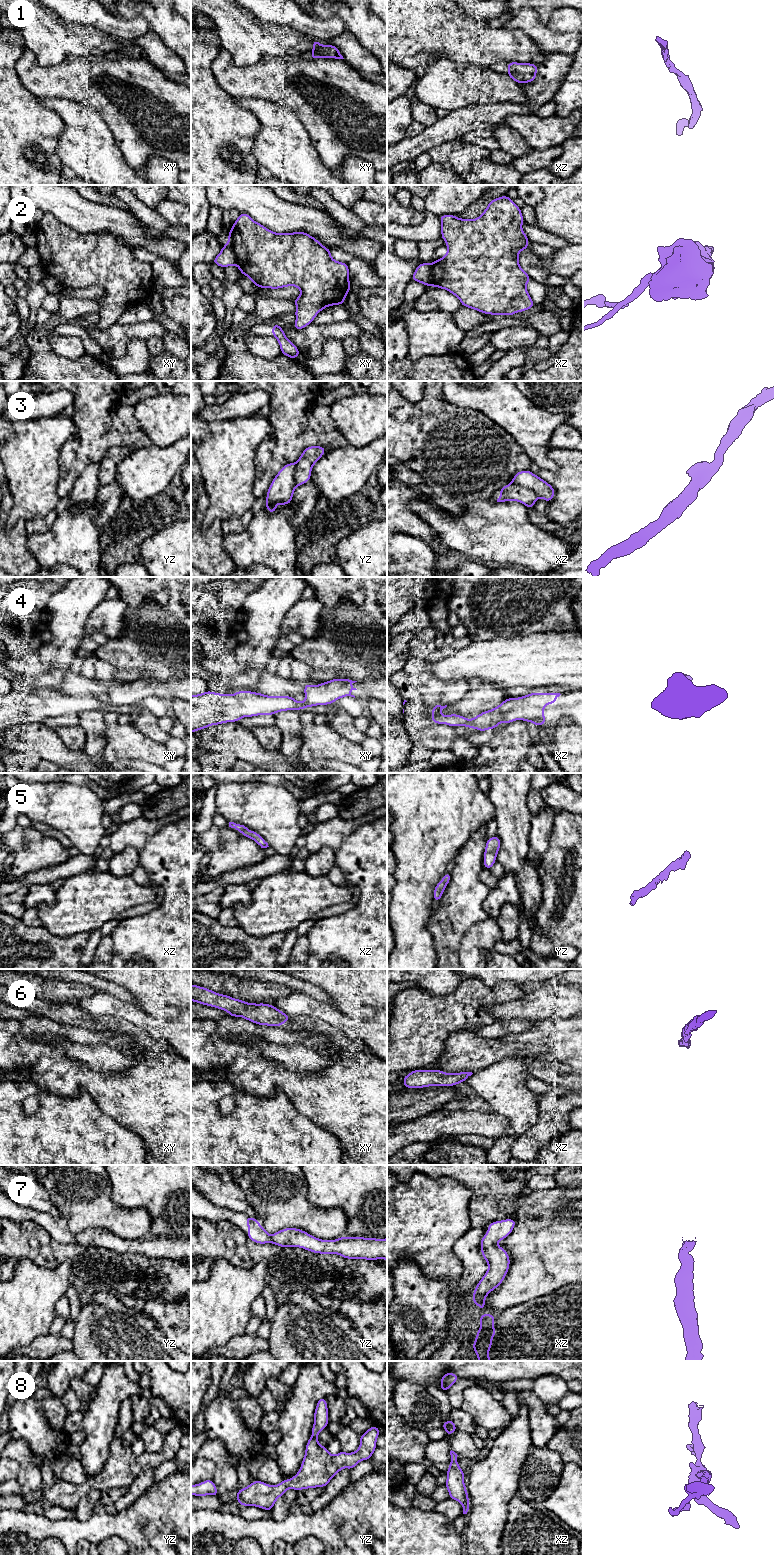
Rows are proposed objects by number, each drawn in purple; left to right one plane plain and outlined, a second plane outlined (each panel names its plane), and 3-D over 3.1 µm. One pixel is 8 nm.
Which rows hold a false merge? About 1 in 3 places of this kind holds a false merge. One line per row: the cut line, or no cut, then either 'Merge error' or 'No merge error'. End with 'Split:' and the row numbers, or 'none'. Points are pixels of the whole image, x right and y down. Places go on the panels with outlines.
1: No split. No merge error
2: Split along xy (229, 241), (236, 263). Merge error
3: Split along xz (511, 482), (529, 488), (539, 496). Merge error
4: No split. No merge error
5: No split. No merge error
6: No split. No merge error
7: No split. No merge error
8: No split. No merge error
Split: 2, 3

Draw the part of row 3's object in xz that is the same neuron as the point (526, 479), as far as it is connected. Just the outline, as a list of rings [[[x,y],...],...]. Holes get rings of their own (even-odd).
[[[530,470],[517,472],[512,479],[512,483],[532,490],[548,503],[554,498],[554,488]]]

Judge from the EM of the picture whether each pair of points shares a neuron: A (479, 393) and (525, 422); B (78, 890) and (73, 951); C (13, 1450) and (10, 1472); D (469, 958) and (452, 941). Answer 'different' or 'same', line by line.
A: same
B: different
C: different
D: different

